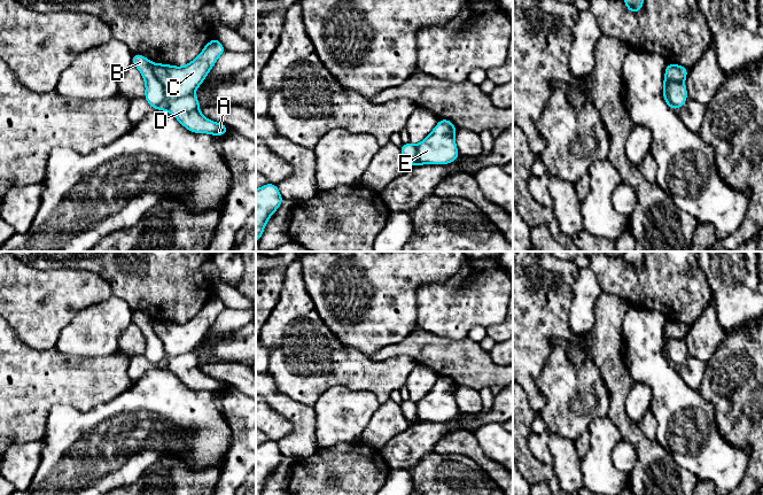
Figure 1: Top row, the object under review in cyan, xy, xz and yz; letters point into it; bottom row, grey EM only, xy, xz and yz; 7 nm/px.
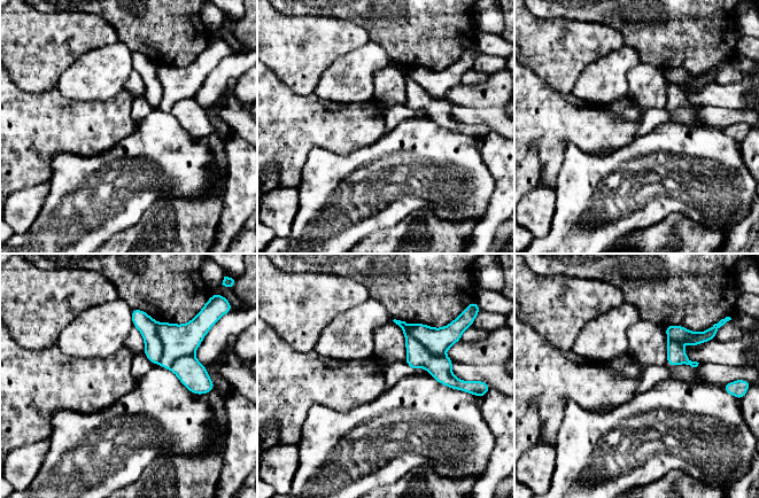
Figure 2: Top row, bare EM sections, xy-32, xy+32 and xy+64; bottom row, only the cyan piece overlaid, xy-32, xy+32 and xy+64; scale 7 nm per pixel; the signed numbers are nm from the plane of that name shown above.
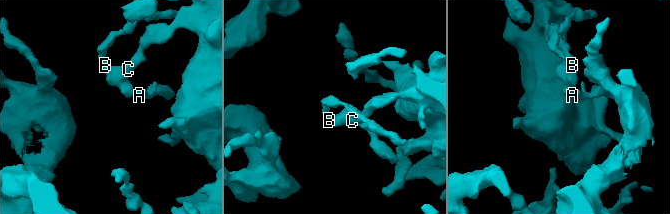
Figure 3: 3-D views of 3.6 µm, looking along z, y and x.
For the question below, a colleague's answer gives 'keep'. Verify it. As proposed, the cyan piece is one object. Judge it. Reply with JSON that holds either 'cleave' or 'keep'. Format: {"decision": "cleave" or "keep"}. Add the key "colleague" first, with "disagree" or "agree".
{"colleague": "disagree", "decision": "cleave"}

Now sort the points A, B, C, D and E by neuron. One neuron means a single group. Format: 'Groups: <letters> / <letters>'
Groups: A B D / C E

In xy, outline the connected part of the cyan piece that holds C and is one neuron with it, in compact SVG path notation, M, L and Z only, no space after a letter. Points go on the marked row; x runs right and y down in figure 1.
M213 38L203 47L201 54L185 67L155 64L154 75L163 85L165 93L165 101L158 109L165 111L170 100L193 94L225 52L224 45Z

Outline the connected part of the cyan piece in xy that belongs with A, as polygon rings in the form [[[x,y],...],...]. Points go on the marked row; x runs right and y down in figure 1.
[[[194,95],[180,96],[168,102],[166,111],[172,114],[178,122],[194,133],[209,133],[223,137],[228,130],[227,125],[212,122],[200,111],[200,100]]]

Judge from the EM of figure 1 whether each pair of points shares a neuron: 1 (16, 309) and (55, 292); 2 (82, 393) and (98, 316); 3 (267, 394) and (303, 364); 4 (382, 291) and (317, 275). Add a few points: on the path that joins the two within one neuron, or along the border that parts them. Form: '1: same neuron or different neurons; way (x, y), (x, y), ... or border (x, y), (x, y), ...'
1: same neuron; way (25, 302), (34, 302), (46, 295)
2: different neurons; border (116, 350), (103, 356), (70, 356), (63, 354)
3: different neurons; border (267, 372), (272, 377), (278, 391), (298, 401)
4: same neuron; way (366, 291), (351, 289), (333, 280)

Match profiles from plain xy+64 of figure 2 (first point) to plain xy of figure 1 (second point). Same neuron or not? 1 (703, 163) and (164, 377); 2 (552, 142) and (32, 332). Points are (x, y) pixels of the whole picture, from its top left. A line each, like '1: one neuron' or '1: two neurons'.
1: one neuron
2: two neurons

